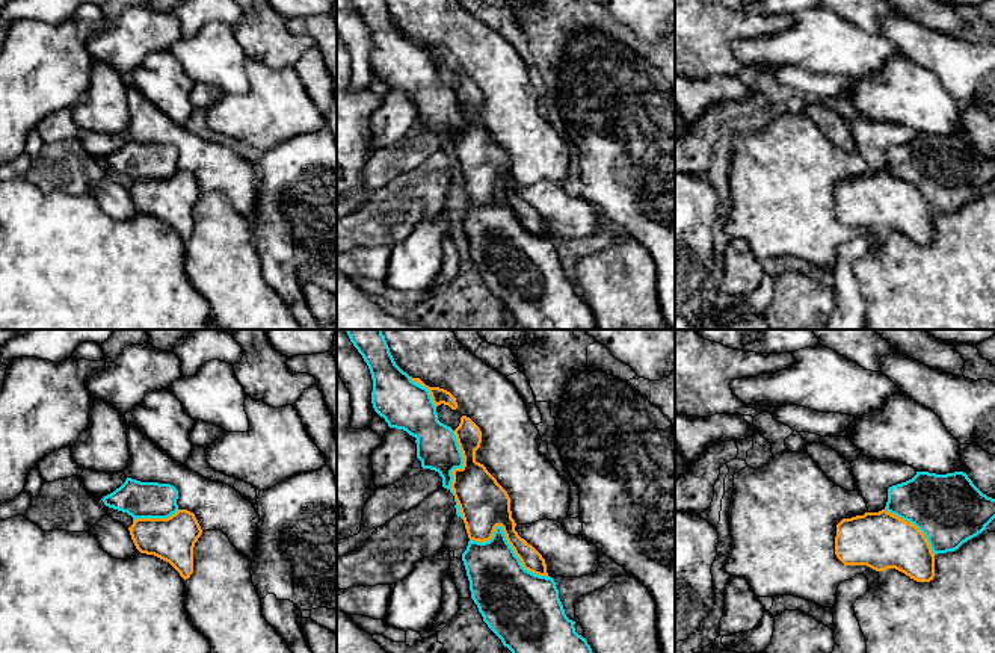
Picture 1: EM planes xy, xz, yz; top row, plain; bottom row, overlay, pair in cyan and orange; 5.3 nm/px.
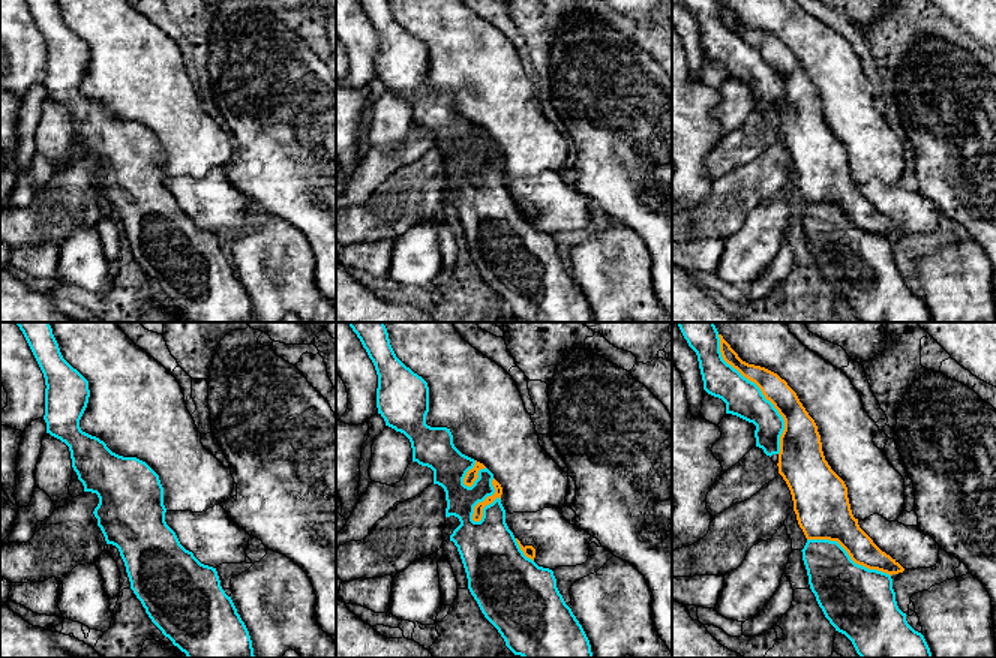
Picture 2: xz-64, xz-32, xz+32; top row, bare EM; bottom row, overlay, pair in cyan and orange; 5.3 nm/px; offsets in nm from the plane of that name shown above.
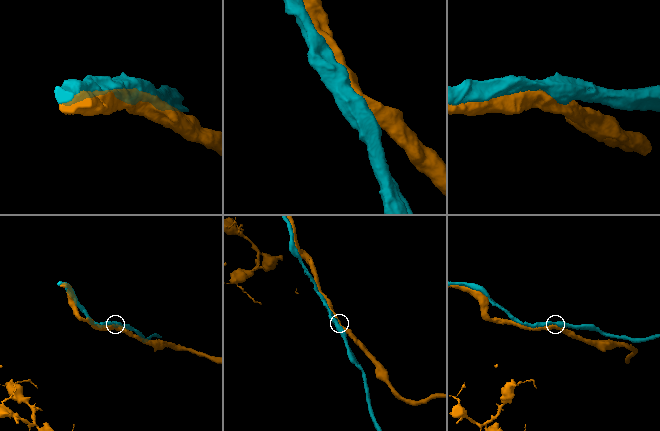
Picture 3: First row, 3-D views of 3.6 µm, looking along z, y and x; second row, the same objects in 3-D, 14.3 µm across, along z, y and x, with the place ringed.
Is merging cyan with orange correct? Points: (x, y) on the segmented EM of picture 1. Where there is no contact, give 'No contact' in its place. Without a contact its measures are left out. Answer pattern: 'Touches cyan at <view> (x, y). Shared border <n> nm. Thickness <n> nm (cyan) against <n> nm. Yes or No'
Touches cyan at xz (506, 541). Shared border 480 nm. Thickness 320 nm (cyan) against 260 nm. Yes

